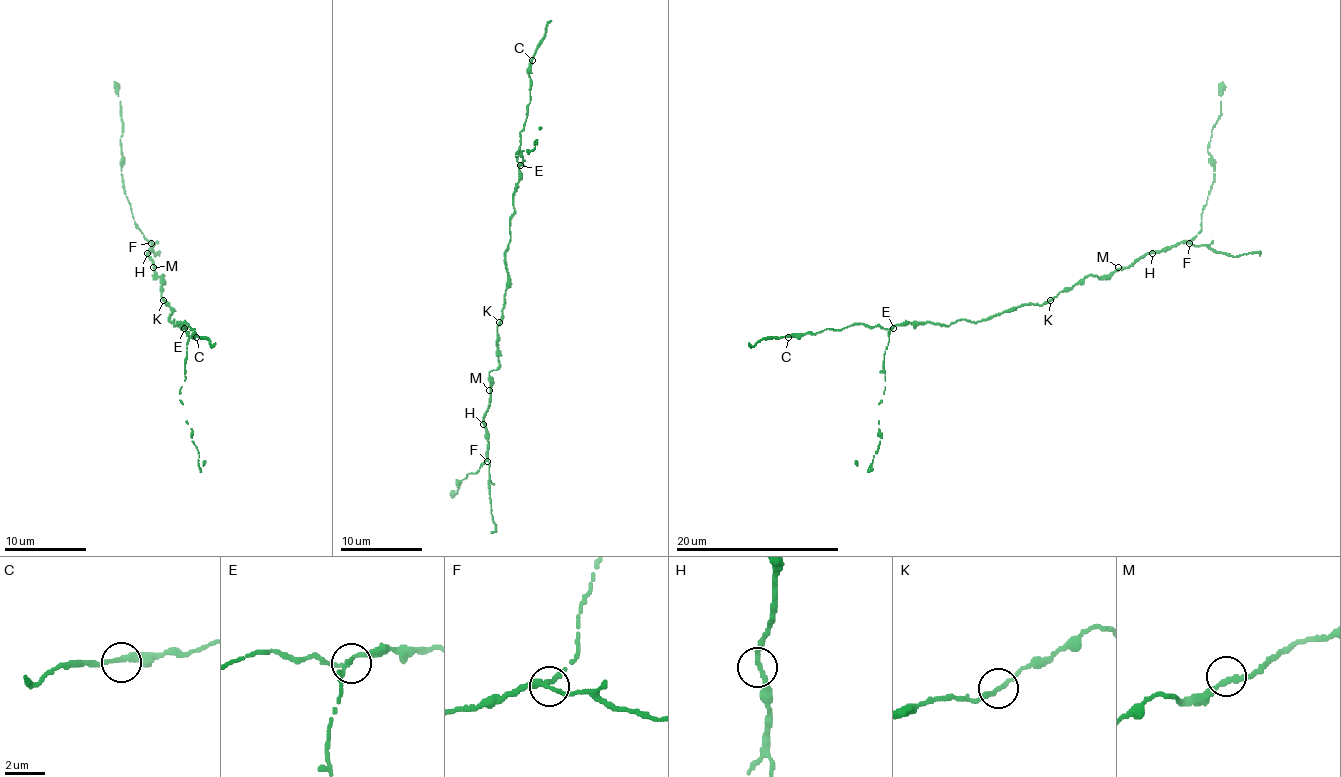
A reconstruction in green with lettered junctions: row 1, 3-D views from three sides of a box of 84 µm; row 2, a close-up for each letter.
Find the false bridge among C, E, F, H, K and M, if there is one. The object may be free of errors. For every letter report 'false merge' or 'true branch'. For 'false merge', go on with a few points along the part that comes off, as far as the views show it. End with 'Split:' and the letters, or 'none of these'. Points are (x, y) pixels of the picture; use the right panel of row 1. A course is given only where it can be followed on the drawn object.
C: true branch
E: false merge
F: true branch
H: true branch
K: true branch
M: true branch
Split: E

